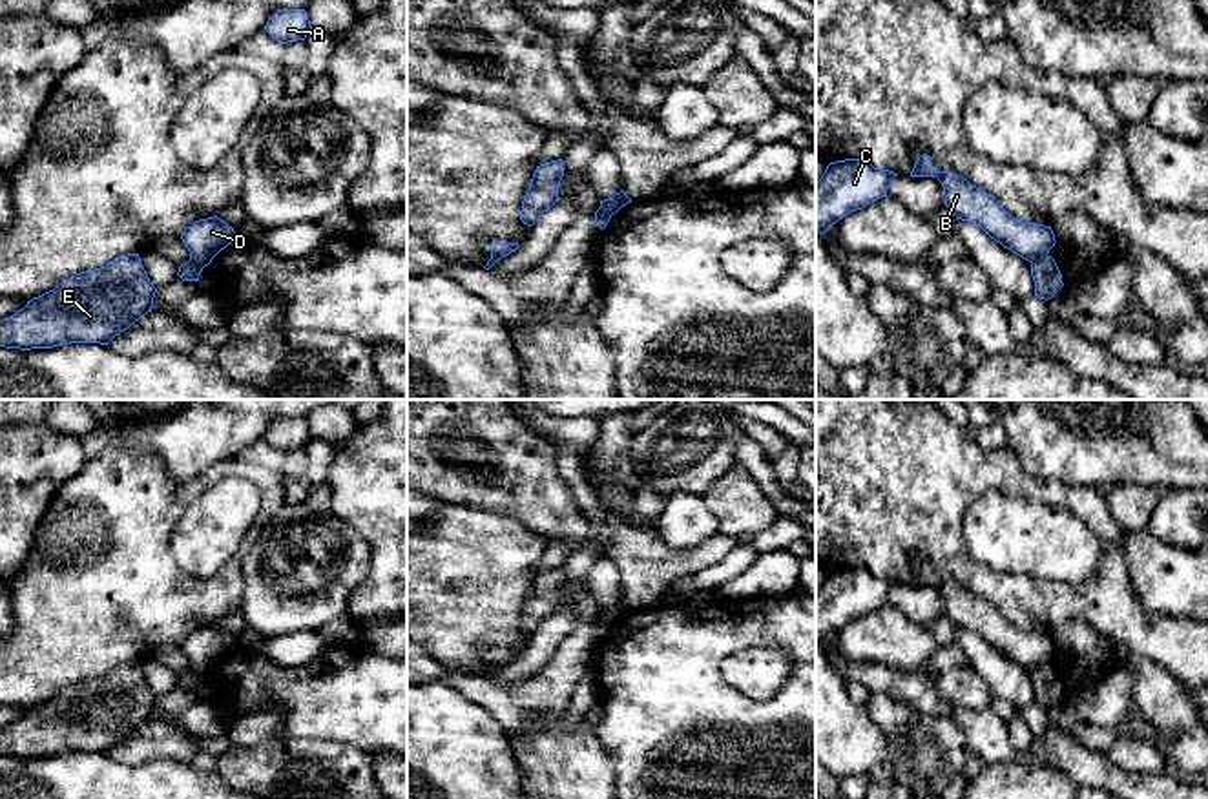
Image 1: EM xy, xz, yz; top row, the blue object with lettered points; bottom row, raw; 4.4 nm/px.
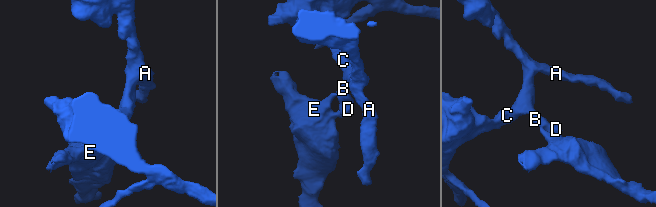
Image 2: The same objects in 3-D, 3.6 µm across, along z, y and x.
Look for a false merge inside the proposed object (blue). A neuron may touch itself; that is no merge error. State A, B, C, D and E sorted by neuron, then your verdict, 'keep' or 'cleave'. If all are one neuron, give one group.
A B C D / E; cleave

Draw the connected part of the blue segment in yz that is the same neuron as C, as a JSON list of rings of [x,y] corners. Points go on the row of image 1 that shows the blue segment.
[[[865,159],[830,162],[816,182],[816,233],[887,195],[887,186],[898,173],[874,168]]]

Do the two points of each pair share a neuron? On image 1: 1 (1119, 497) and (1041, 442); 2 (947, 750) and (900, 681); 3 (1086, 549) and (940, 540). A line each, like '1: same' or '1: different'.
1: different
2: different
3: different

